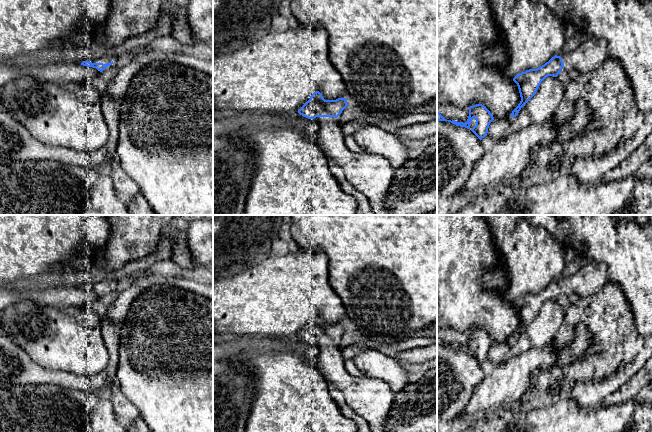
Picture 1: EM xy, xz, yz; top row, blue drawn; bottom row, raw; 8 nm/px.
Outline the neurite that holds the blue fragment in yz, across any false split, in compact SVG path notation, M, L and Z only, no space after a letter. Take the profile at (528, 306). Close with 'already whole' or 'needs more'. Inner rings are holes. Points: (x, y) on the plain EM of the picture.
M586 261L580 269L564 281L555 279L537 293L529 293L513 302L517 308L521 325L512 335L516 341L521 332L536 318L541 306L548 300L557 301L562 292L576 293L579 296L590 296L602 290L608 284L608 271L604 263Z | needs more

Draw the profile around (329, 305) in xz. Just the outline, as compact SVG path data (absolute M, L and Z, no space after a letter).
M300 250L289 253L286 256L269 255L265 260L252 264L247 269L234 275L228 275L213 280L213 334L217 336L298 336L298 334L310 323L311 319L319 315L325 324L347 323L346 311L338 294L333 290L328 281L328 257L323 253Z

